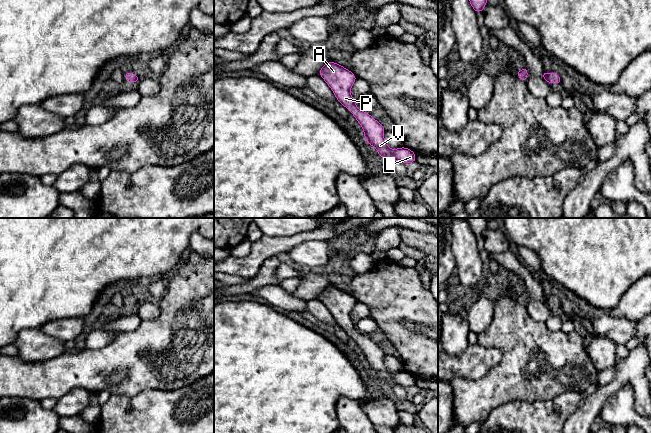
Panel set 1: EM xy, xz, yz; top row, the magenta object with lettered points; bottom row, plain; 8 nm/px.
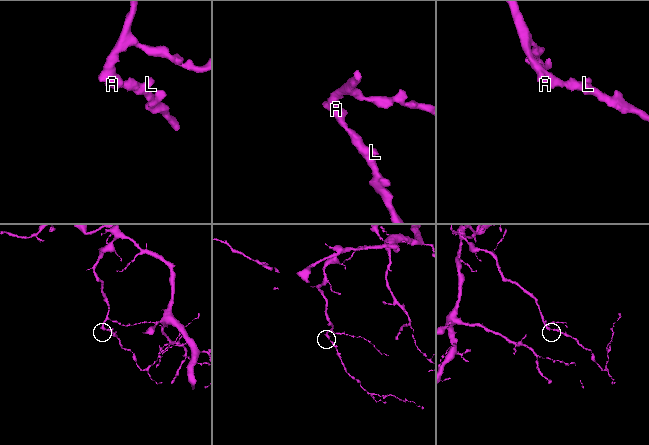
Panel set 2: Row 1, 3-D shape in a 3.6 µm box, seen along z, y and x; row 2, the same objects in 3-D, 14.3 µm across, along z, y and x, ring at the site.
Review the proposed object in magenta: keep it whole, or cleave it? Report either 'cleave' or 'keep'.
keep

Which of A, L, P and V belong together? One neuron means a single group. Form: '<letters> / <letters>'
A L P V

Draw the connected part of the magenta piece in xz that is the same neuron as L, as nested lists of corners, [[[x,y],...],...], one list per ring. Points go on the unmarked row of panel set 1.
[[[329,285],[323,289],[318,298],[331,312],[336,323],[357,343],[363,353],[367,368],[374,370],[380,381],[386,382],[390,387],[394,385],[405,388],[416,386],[416,378],[411,373],[406,371],[389,372],[384,363],[384,349],[356,331],[356,324],[351,320],[350,314],[357,301],[350,294]]]

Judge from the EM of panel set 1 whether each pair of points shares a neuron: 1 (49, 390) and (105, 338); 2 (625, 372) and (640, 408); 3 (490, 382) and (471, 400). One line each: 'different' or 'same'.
1: different
2: same
3: same

